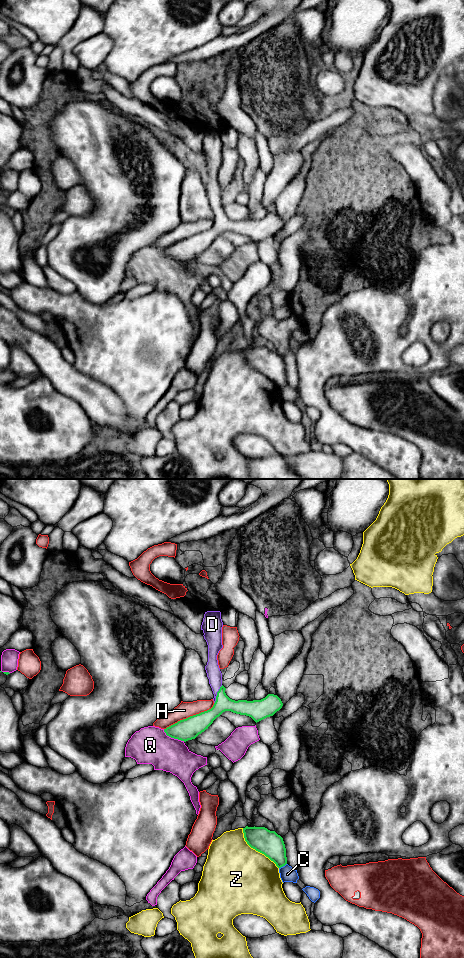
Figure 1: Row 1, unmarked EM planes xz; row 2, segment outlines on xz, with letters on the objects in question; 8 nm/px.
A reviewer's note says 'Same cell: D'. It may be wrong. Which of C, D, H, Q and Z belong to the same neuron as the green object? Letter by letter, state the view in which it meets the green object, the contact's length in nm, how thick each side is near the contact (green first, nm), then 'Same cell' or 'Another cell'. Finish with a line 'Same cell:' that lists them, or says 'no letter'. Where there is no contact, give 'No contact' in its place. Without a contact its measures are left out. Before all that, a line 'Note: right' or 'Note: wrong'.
Note: right
C: Touches green in xz. Shared border 80 nm. Thickness 200 nm (green) against 130 nm. Another cell
D: Touches green in xz. Shared border 170 nm. Thickness 140 nm (green) against 120 nm. Same cell
H: Touches green in xz. Shared border 460 nm. Thickness 180 nm (green) against 130 nm. Another cell
Q: Touches green in xz. Shared border 200 nm. Thickness 180 nm (green) against 300 nm. Another cell
Z: Touches green in xz. Shared border 440 nm. Thickness 200 nm (green) against 500 nm. Another cell
Same cell: D

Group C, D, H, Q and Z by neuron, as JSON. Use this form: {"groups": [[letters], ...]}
{"groups": [["C"], ["D"], ["H"], ["Q"], ["Z"]]}

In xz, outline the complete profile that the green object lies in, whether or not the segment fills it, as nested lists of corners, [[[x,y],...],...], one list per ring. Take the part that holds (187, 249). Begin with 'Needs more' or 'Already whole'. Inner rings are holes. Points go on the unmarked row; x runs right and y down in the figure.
Needs more. [[[220,131],[205,132],[201,150],[208,165],[208,182],[205,190],[214,214],[214,225],[207,231],[180,240],[164,249],[166,255],[171,258],[184,262],[195,259],[225,231],[249,236],[257,243],[273,236],[283,226],[281,219],[274,214],[268,214],[261,220],[253,221],[235,221],[226,215],[226,208],[222,205],[222,193],[217,180],[217,175],[223,168],[222,147]]]

